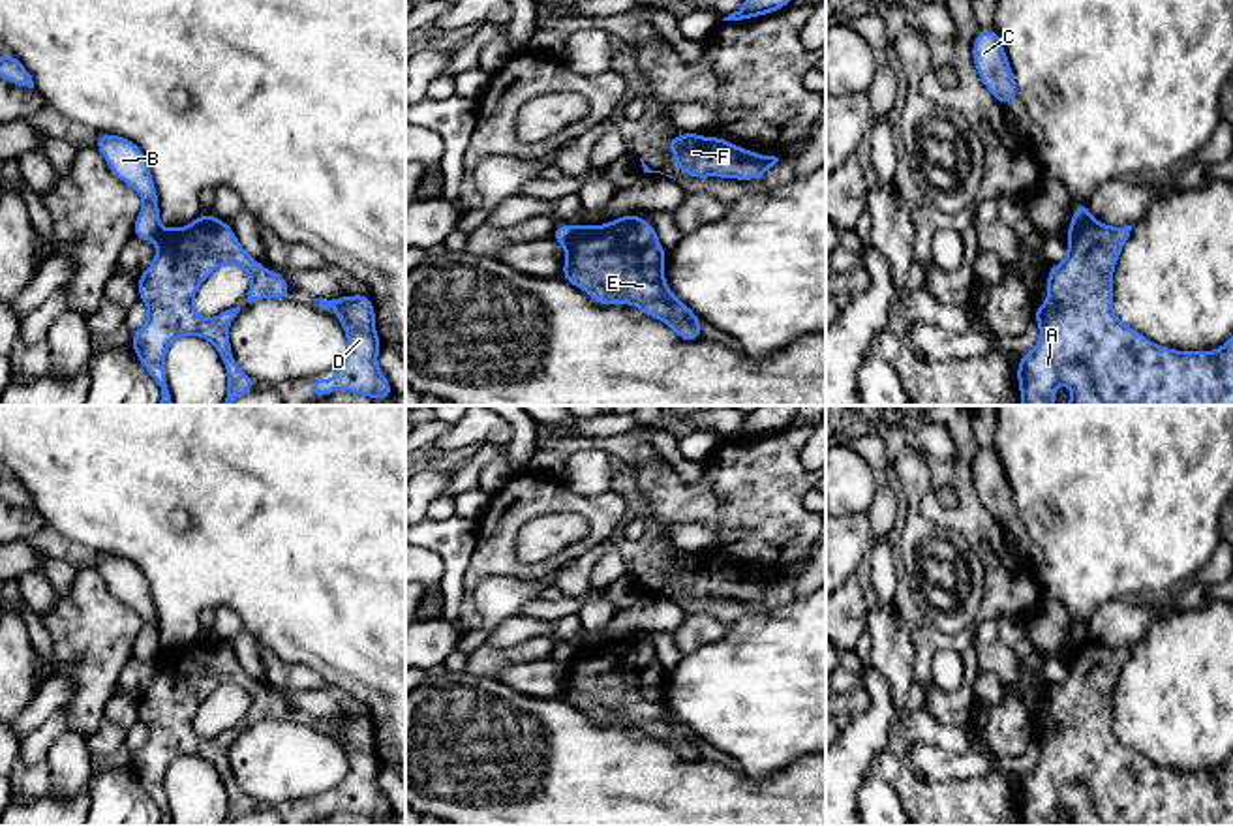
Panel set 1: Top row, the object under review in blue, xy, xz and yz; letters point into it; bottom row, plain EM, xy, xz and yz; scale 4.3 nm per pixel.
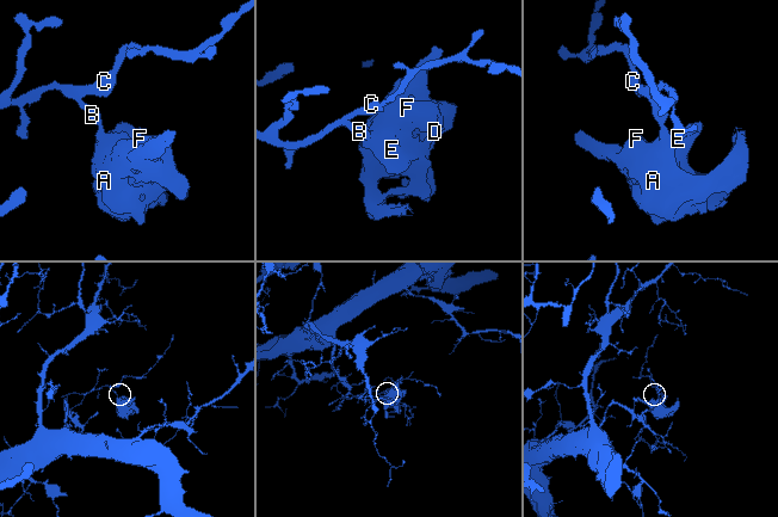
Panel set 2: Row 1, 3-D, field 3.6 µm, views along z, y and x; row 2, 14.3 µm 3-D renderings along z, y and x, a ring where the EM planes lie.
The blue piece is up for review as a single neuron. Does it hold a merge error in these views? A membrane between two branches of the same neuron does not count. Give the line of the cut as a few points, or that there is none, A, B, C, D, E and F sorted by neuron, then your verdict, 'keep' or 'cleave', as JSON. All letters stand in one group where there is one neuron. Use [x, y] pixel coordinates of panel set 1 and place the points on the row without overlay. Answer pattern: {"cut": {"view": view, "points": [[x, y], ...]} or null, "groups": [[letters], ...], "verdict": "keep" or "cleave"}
{"cut": {"view": "yz", "points": [[1093, 639], [1068, 652]]}, "groups": [["A", "D", "E", "F"], ["B", "C"]], "verdict": "cleave"}

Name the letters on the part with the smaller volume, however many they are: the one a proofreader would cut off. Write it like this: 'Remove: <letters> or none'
Remove: A, D, E, F

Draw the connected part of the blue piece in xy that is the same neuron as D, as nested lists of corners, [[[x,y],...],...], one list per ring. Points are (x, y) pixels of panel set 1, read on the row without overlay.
[[[368,713],[345,715],[336,721],[317,719],[319,728],[332,728],[347,757],[347,775],[334,788],[334,800],[313,802],[313,813],[323,817],[334,811],[349,811],[373,820],[387,820],[394,815],[388,800],[377,787],[377,773],[383,766],[375,753],[375,730]]]

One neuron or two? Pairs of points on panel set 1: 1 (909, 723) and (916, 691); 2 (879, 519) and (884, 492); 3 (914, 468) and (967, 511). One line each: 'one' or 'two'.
1: two
2: one
3: two

